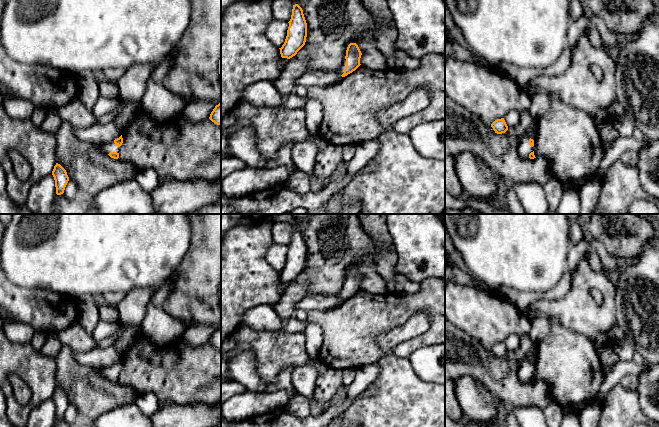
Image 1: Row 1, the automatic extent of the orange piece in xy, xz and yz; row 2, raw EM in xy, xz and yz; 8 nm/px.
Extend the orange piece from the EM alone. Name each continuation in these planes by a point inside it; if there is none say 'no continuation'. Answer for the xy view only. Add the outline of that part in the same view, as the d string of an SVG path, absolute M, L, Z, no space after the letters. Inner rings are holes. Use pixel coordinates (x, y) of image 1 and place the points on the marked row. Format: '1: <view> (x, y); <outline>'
1: xy (109, 147); M114 140L102 145L102 148L106 155L108 155L110 152L119 153L120 151L120 147L115 145Z

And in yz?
1: yz (524, 149); M524 133L518 142L518 153L523 157L528 159L529 154L533 152L533 147L529 145L530 137L527 133Z

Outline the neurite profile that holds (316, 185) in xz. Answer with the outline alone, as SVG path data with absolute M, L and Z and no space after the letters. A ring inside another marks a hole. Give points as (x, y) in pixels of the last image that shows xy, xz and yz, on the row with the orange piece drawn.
M311 173L310 176L310 191L313 193L320 192L325 185L327 184L327 181L320 180L314 173Z

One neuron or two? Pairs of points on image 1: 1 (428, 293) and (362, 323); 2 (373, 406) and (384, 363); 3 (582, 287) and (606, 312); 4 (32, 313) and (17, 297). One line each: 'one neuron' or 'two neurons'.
1: one neuron
2: one neuron
3: one neuron
4: one neuron

